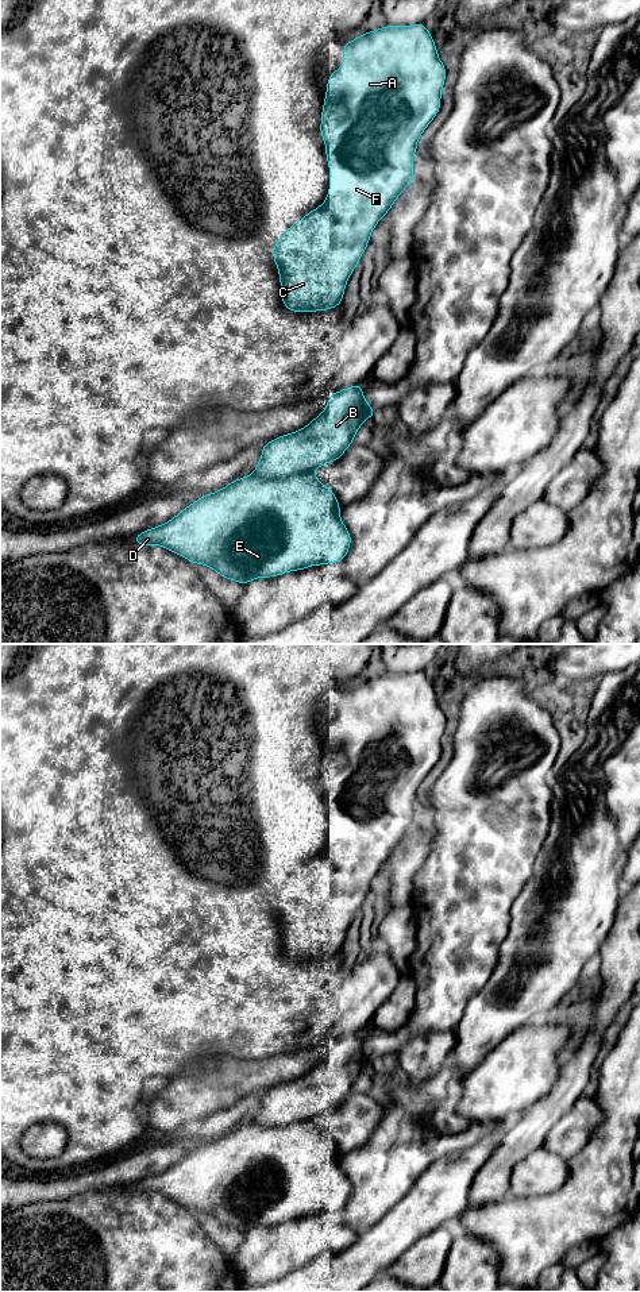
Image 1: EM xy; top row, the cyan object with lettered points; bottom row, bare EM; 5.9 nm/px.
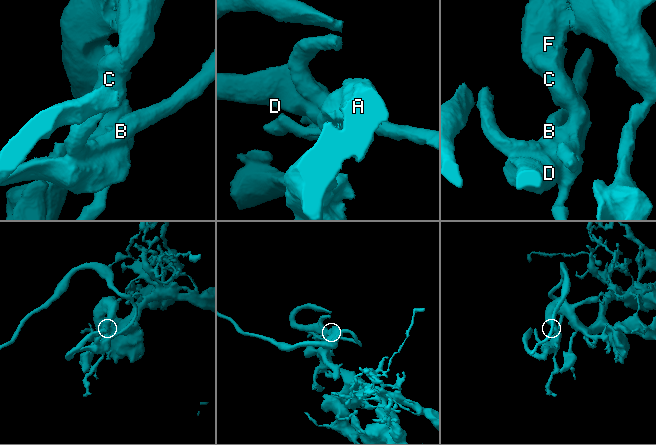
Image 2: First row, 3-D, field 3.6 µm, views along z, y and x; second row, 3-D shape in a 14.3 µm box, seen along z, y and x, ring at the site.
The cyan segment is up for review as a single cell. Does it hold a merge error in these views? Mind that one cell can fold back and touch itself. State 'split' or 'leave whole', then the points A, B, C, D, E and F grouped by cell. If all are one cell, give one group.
leave whole; groups A B C D E F

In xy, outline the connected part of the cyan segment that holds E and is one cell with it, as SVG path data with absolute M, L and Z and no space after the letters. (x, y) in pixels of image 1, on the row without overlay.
M361 1033L331 1041L325 1057L308 1073L263 1094L251 1123L204 1142L167 1170L132 1185L134 1191L161 1193L240 1233L343 1210L351 1183L340 1168L340 1152L332 1137L321 1133L313 1119L336 1110L367 1065L377 1065L377 1060L365 1048Z

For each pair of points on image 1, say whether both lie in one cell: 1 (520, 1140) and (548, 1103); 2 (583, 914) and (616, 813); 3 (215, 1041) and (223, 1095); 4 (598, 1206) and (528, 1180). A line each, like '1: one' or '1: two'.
1: one
2: one
3: two
4: two

